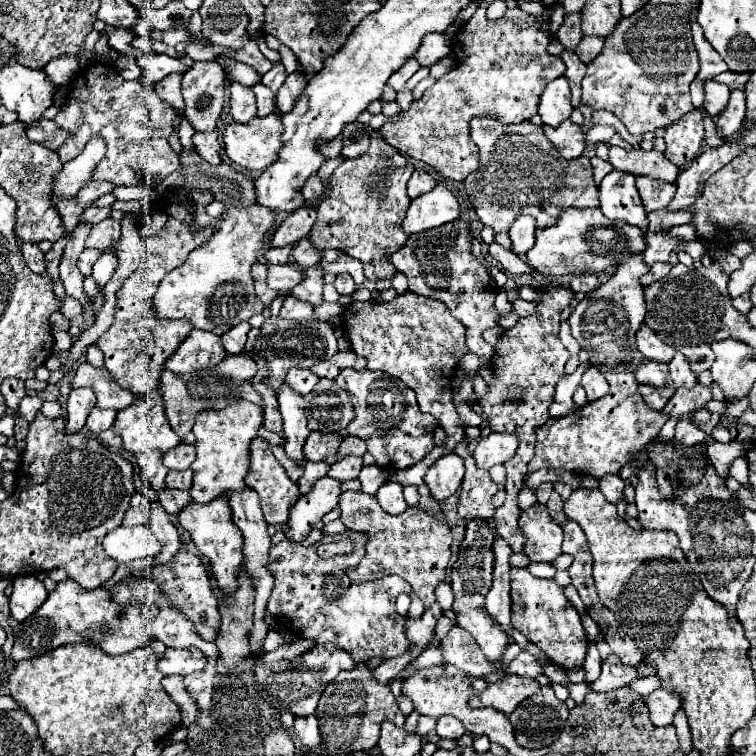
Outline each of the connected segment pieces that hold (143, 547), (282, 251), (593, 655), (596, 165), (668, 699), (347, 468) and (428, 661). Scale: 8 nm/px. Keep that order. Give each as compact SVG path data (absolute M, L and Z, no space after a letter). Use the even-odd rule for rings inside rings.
M148 524L144 526L118 526L104 538L104 550L116 562L144 560L160 552L160 542Z
M268 248L264 252L264 260L266 264L286 264L290 258L290 250L292 248Z
M594 644L588 646L588 656L586 656L586 662L582 668L586 672L586 684L592 684L598 680L598 676L600 676L600 652L596 650Z
M592 156L590 162L592 162L592 168L594 168L594 182L600 184L602 178L612 170L612 164L606 162L606 160L602 160L602 158L598 158L598 156Z
M658 688L646 696L646 706L654 726L668 726L674 722L674 714L682 708L682 698L664 688Z
M346 456L344 460L340 460L334 466L330 466L328 476L336 478L340 482L344 482L344 480L356 480L360 470L362 470L362 458L360 456Z
M437 641L430 648L423 651L420 656L408 665L408 668L421 670L432 666L440 666L443 664L443 657L439 649L440 641Z

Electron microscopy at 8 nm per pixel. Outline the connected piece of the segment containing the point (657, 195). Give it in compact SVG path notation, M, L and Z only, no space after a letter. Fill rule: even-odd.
M638 176L636 178L636 188L638 188L640 196L642 196L642 204L644 204L646 212L654 212L654 210L666 208L668 202L676 194L676 186L674 184L652 180L652 178L646 178L646 176Z

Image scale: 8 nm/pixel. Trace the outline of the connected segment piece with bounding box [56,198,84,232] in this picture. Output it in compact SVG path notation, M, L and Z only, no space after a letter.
M70 198L70 200L60 200L56 204L56 210L60 212L62 220L64 220L64 226L66 226L66 232L74 230L80 222L80 216L84 210L80 210L80 206L76 206L76 198Z

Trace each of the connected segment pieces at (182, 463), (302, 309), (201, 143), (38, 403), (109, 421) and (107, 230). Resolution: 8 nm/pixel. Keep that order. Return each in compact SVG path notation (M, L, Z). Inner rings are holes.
M180 444L162 454L162 464L170 470L188 470L196 458L196 448L192 444Z
M288 296L280 308L280 318L290 318L290 320L310 320L312 318L312 304L300 302L298 298Z
M196 132L194 134L194 146L196 152L212 166L220 164L220 142L216 132Z
M26 396L26 398L22 400L22 404L20 404L20 414L22 414L22 418L26 418L28 422L34 420L40 410L42 410L42 398L30 398L30 396Z
M94 408L86 420L86 428L94 434L104 432L106 428L110 428L114 424L116 412L114 410L102 410L102 408Z
M106 218L98 224L94 224L88 240L86 240L86 248L98 248L98 250L106 250L110 246L114 246L120 238L120 222Z

